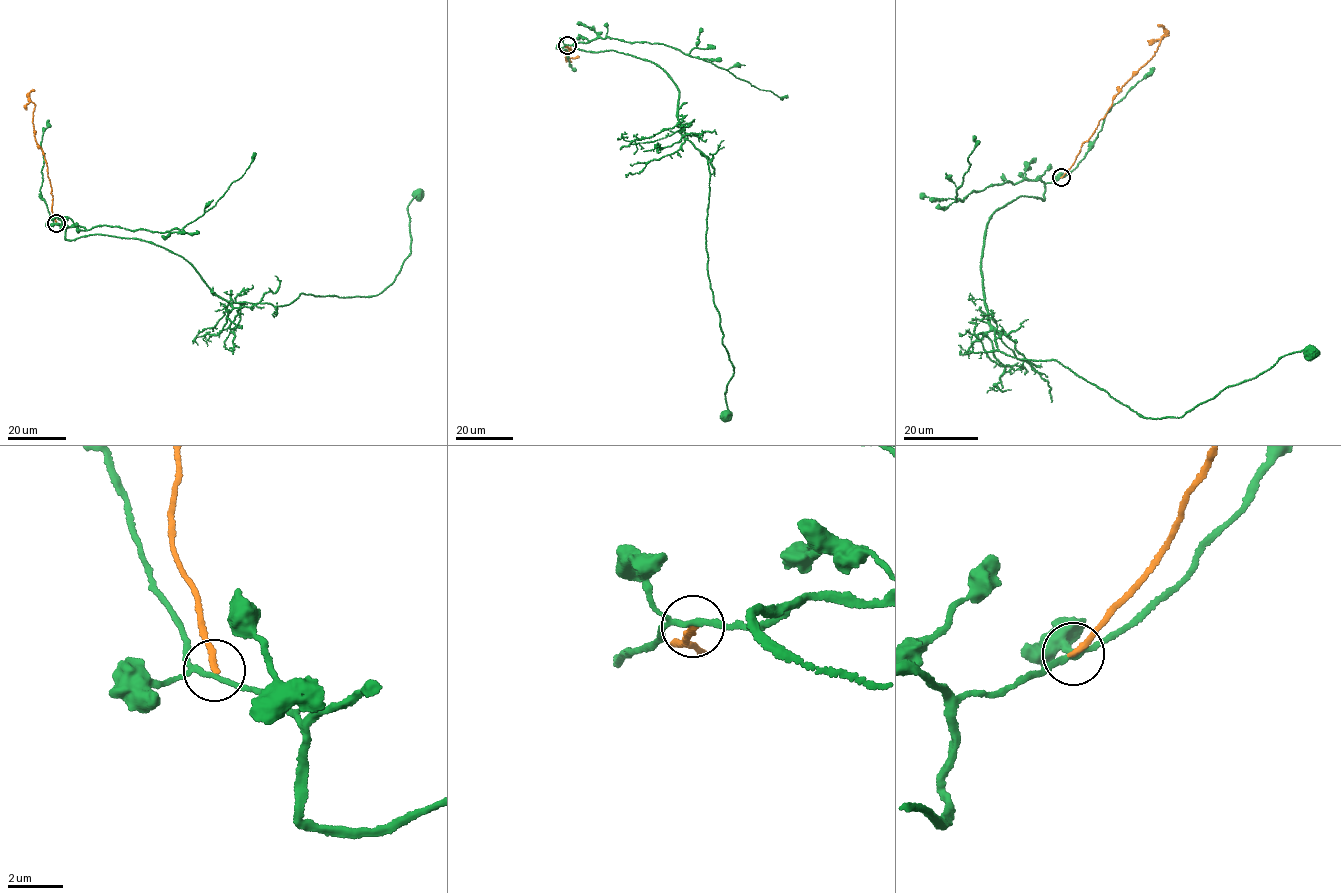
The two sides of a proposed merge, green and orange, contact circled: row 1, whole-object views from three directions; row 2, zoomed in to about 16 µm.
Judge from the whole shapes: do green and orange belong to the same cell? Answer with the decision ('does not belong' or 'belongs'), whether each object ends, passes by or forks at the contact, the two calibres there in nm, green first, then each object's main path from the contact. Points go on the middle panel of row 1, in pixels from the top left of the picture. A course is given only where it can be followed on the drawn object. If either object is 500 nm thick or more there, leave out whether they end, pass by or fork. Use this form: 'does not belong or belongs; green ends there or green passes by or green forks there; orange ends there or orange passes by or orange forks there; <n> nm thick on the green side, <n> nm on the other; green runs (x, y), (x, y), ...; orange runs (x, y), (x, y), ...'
does not belong; green forks there; orange ends there; 150 nm thick on the green side, 240 nm on the other; green runs (566, 45), (651, 61), (675, 83), (681, 130), (706, 158), (710, 174), (707, 266), (734, 368), (725, 414); orange runs (567, 45), (565, 47), (571, 48), (572, 52), (568, 51), (566, 59), (571, 61), (569, 59), (579, 56)

